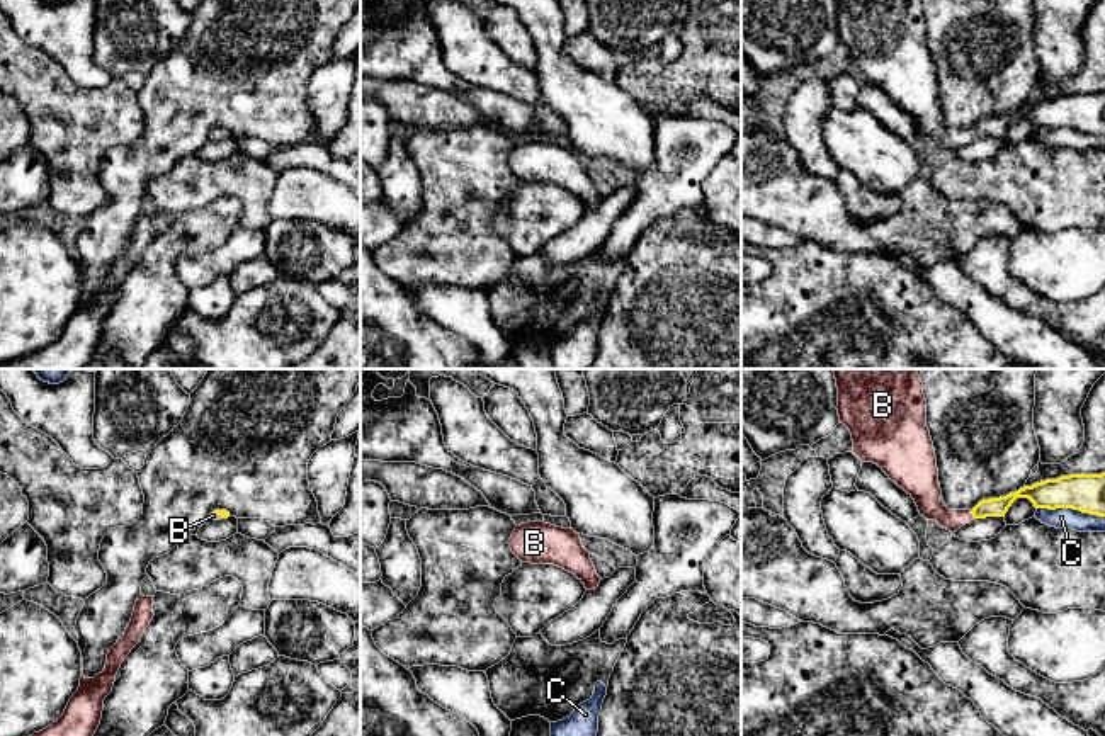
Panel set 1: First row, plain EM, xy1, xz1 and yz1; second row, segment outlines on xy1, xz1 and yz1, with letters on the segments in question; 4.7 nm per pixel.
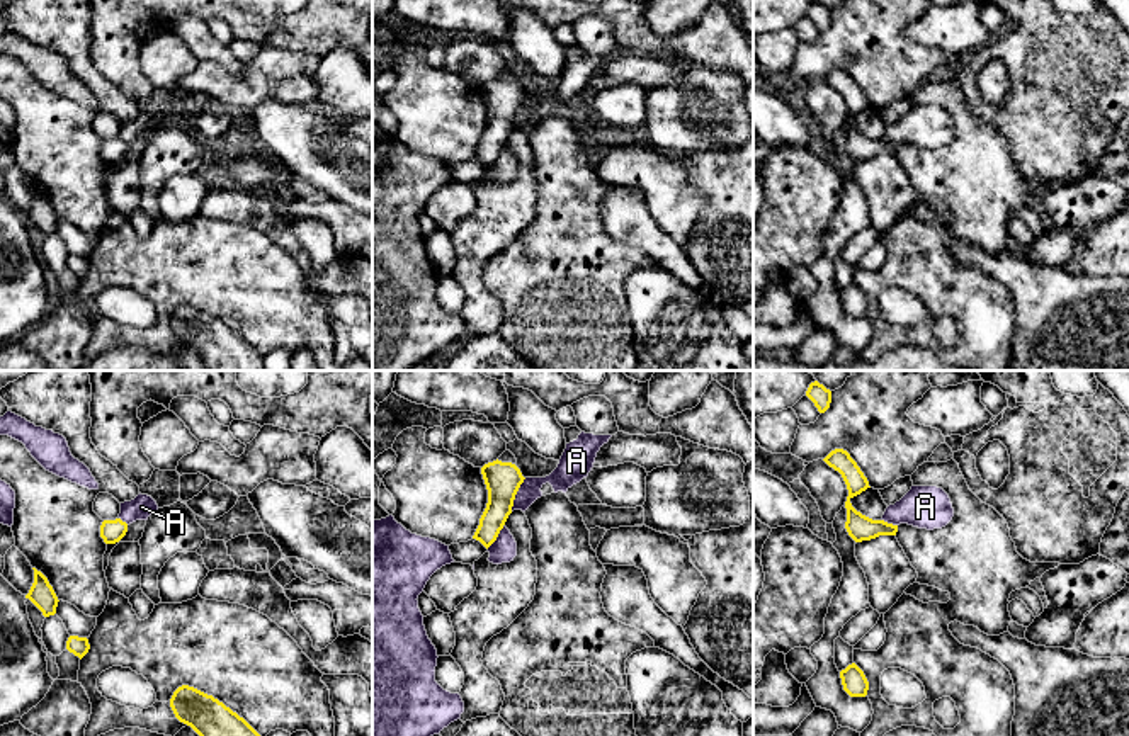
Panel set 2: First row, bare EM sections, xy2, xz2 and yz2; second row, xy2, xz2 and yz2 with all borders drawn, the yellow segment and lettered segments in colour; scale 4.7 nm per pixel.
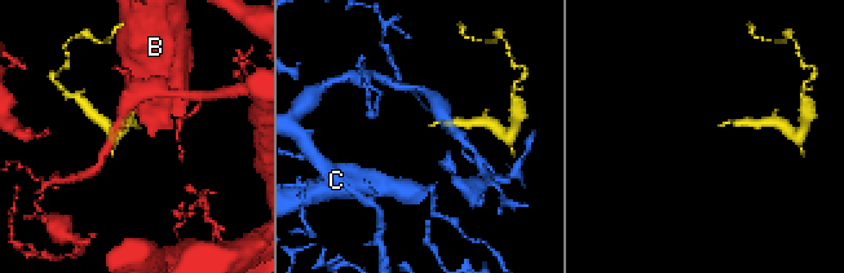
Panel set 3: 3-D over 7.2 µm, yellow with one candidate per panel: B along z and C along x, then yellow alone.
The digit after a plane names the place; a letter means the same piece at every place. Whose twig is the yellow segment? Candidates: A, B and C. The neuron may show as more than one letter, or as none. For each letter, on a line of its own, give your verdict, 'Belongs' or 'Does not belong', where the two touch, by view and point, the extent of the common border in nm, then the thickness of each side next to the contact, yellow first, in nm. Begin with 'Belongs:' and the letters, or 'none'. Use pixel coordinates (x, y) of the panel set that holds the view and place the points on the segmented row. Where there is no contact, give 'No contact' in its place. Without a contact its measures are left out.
Belongs: B
A: Does not belong. Touches yellow at xz2 (516, 493). Shared border 180 nm. Thickness 170 nm (yellow) against 110 nm
B: Belongs. Touches yellow at yz1 (971, 512). Shared border 50 nm. Thickness 100 nm (yellow) against 140 nm
C: Does not belong. Touches yellow at yz1 (1071, 507). Shared border 320 nm. Thickness 180 nm (yellow) against 100 nm

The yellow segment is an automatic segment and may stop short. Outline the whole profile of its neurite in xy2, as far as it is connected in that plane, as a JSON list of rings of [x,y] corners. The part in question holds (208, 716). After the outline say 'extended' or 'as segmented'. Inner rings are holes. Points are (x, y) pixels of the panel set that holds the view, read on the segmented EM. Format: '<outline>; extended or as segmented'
[[[189,685],[173,692],[170,707],[175,717],[199,736],[260,736],[223,702]]]; as segmented

